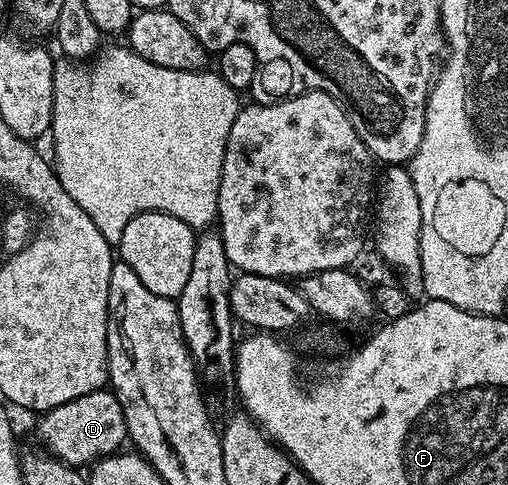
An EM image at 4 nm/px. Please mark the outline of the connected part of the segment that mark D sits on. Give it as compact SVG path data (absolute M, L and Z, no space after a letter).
M112 390L92 391L75 401L67 401L55 409L44 412L37 423L40 446L69 467L78 469L108 455L118 454L127 443L127 421L123 417L123 405L119 405Z

